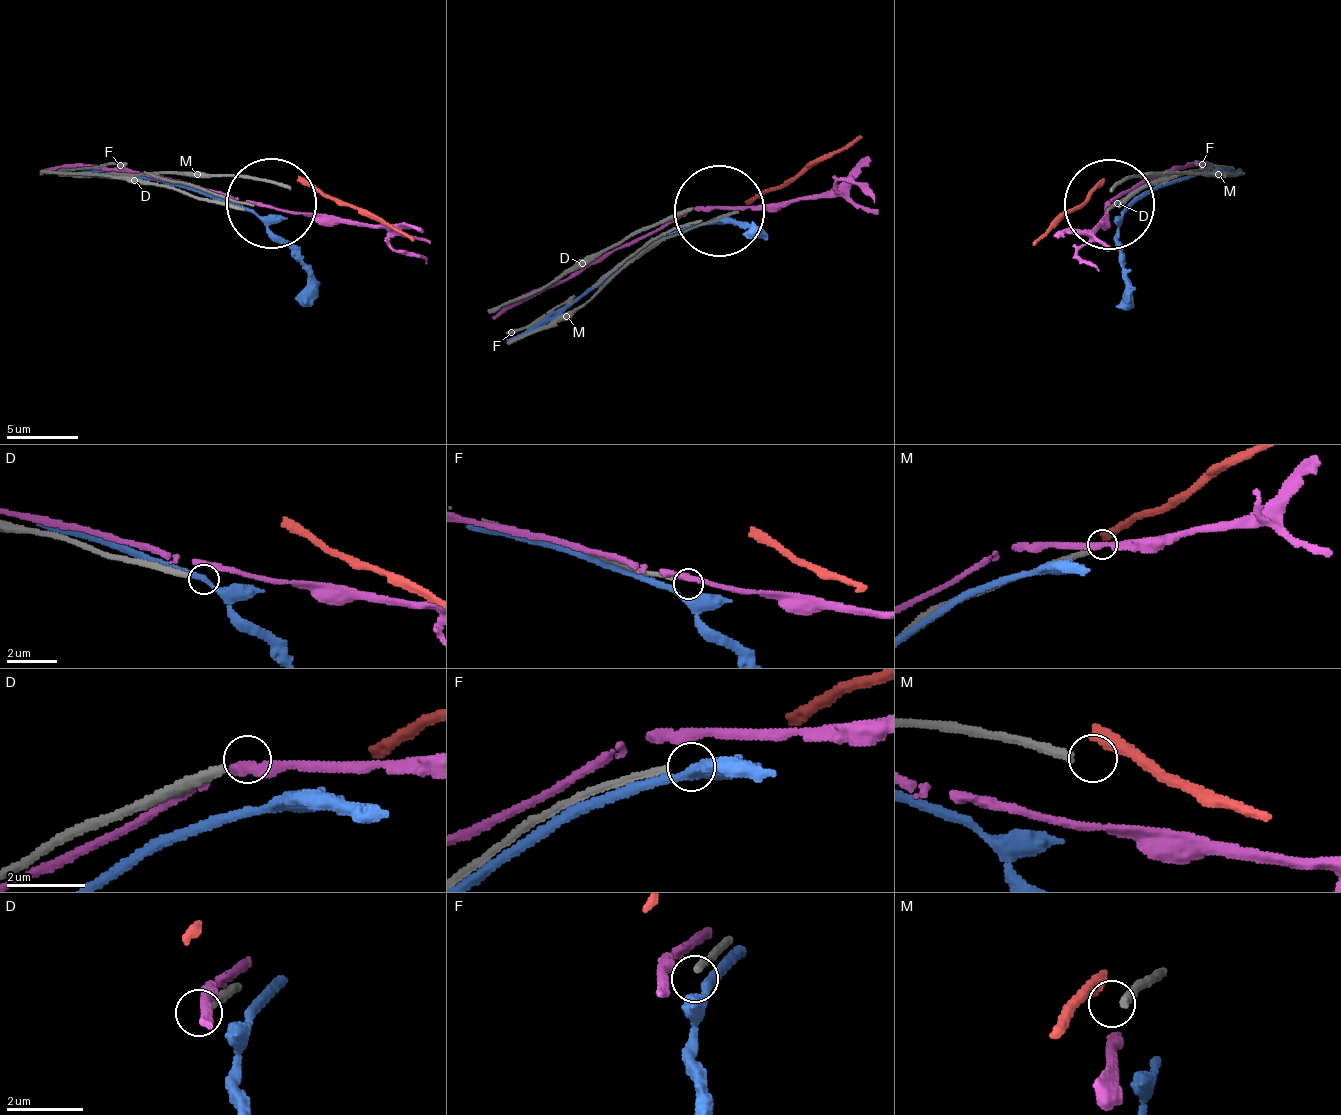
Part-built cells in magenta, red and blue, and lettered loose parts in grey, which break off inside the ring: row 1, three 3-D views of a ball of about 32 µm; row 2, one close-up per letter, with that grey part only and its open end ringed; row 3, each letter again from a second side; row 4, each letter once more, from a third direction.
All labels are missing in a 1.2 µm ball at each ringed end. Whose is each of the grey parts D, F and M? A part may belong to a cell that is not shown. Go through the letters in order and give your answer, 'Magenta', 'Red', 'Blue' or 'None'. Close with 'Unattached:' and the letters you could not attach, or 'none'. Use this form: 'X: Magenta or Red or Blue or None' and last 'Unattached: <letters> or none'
D: None
F: None
M: None
Unattached: D, F, M

